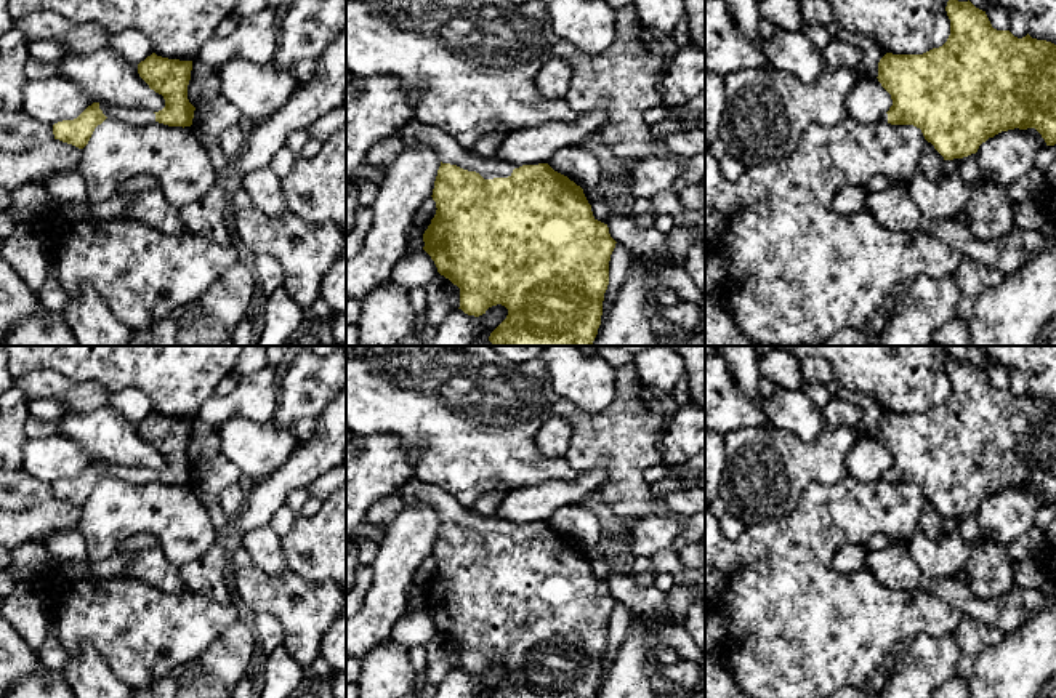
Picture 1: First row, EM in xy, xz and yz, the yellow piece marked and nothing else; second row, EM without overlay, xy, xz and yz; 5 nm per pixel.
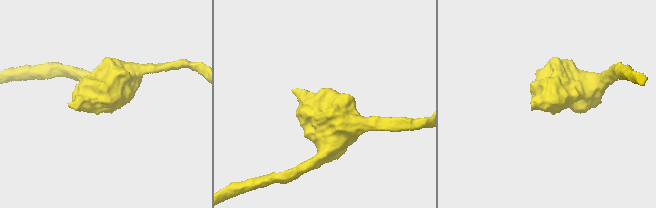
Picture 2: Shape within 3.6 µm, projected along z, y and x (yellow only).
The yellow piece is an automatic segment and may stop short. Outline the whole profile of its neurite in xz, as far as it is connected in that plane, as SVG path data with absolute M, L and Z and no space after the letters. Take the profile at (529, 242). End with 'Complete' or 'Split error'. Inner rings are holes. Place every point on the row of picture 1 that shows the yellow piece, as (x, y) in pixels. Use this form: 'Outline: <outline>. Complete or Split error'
Outline: M410 120L401 131L404 144L428 144L441 166L433 189L436 215L423 234L423 250L437 272L460 288L460 307L479 317L492 306L508 309L506 319L490 333L494 346L591 346L601 325L609 261L615 240L607 224L593 216L583 189L548 163L514 168L495 158L474 155L437 126Z. Split error

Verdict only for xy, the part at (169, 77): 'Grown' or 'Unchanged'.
Grown

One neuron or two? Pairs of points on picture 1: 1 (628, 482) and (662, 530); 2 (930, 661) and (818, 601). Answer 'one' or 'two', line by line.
1: two
2: two

